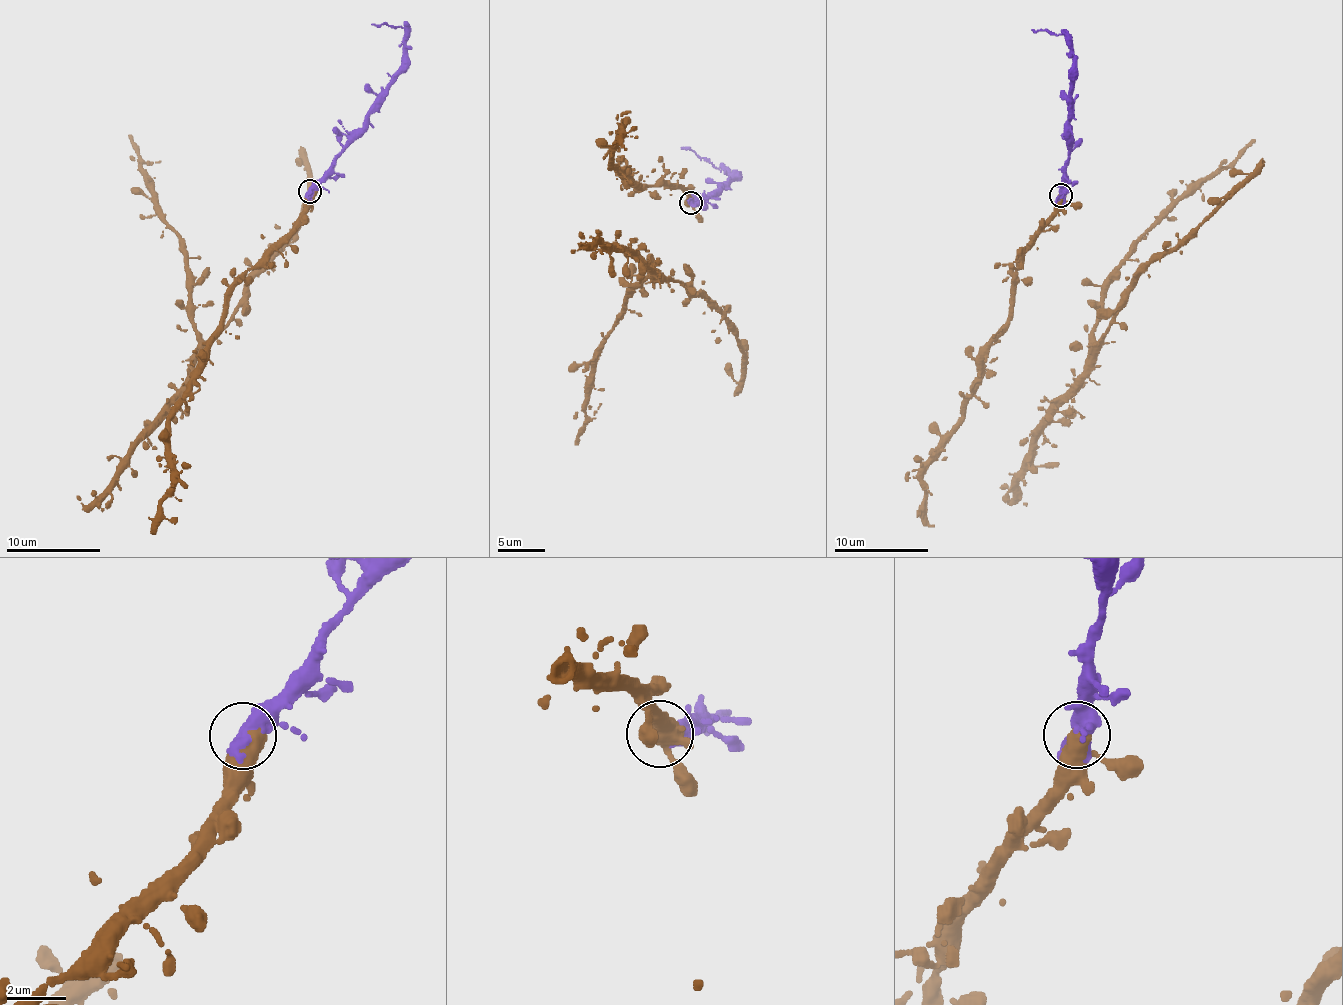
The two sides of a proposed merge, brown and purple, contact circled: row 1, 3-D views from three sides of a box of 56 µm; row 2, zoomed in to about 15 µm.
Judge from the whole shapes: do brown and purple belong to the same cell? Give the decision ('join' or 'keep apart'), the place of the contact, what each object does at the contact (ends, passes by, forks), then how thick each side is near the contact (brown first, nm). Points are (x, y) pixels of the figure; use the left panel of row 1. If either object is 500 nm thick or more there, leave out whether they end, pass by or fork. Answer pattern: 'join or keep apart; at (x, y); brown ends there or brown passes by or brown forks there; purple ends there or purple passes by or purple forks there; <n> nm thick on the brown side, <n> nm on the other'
join; at (309, 191); 440 nm thick on the brown side, 600 nm on the other

